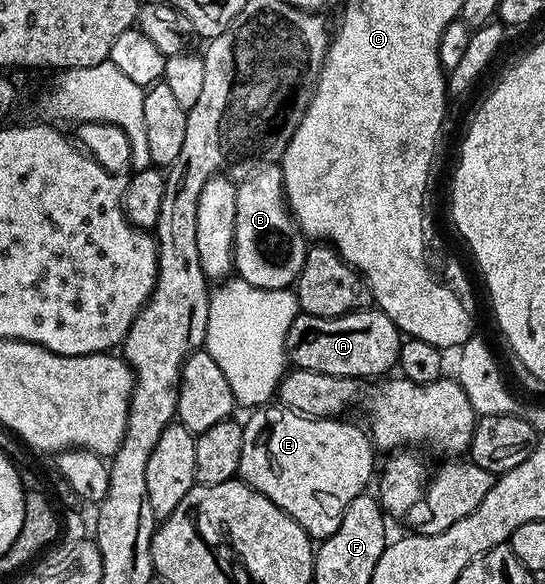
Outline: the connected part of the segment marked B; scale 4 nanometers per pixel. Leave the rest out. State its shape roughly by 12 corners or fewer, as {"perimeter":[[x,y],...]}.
{"perimeter":[[278,164],[238,184],[234,268],[290,288],[307,237]]}

